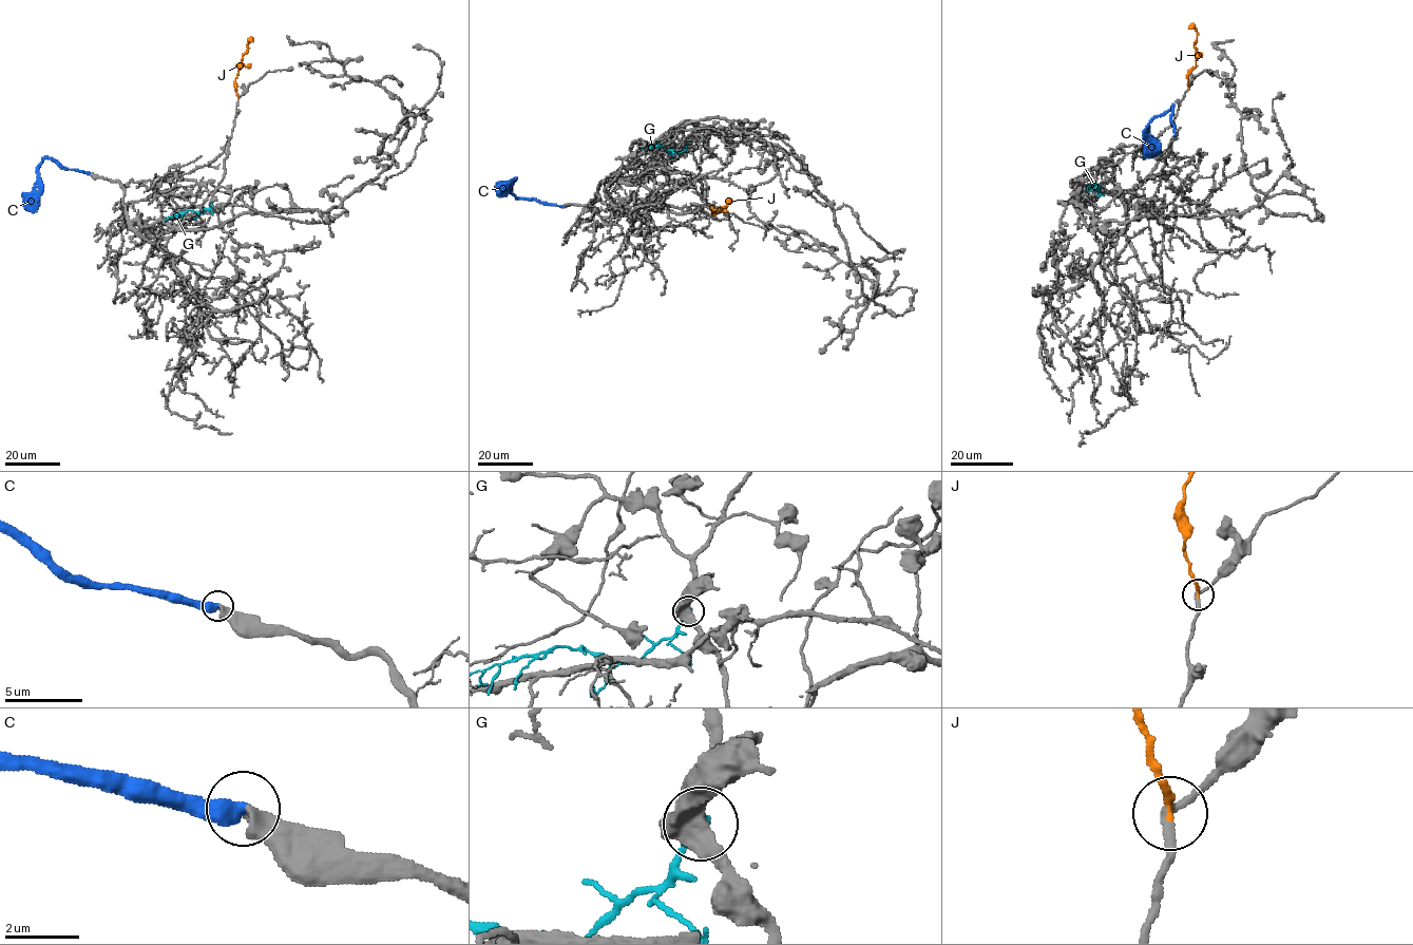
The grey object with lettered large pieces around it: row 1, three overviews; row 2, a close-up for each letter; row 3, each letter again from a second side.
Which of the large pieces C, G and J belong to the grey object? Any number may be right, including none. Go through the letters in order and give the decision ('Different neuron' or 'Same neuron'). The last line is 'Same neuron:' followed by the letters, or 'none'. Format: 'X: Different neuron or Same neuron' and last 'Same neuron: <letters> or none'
C: Same neuron
G: Different neuron
J: Same neuron
Same neuron: C, J

